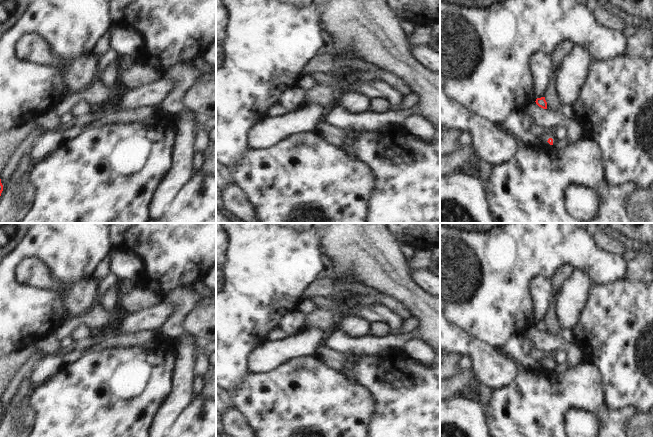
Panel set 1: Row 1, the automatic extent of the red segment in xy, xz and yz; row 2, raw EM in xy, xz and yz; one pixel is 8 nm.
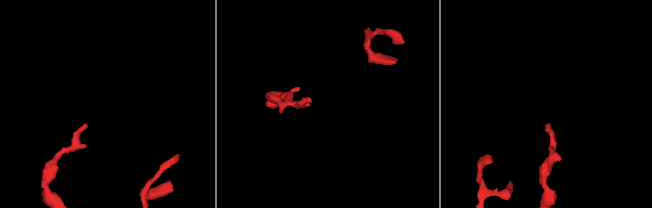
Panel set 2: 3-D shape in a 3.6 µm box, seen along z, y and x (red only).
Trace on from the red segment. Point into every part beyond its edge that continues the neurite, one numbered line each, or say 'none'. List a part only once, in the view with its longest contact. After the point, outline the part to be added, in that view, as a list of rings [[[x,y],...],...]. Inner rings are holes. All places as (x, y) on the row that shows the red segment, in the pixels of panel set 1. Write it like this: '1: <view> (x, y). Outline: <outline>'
none.

